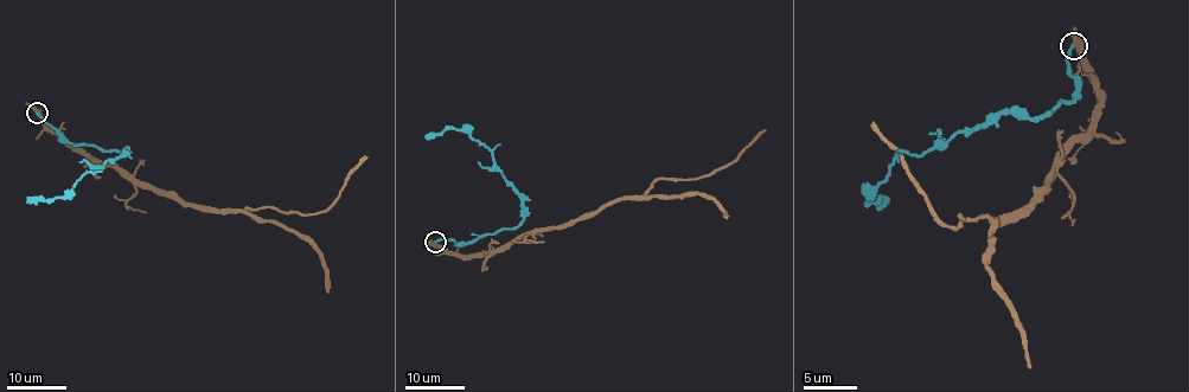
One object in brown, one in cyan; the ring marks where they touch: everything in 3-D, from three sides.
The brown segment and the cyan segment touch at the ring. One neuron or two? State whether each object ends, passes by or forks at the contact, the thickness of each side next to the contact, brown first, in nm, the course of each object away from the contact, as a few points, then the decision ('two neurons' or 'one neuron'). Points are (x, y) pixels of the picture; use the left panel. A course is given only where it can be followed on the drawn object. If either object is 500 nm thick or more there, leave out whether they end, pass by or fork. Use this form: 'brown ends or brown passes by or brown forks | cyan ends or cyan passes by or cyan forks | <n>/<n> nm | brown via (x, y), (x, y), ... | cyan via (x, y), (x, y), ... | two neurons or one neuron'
500/240 nm | brown via (37, 113), (68, 143), (115, 169), (185, 203), (222, 210), (317, 214), (368, 156) | cyan via (37, 113), (71, 143), (125, 153), (125, 150), (93, 174), (89, 173), (62, 197), (26, 203) | two neurons

